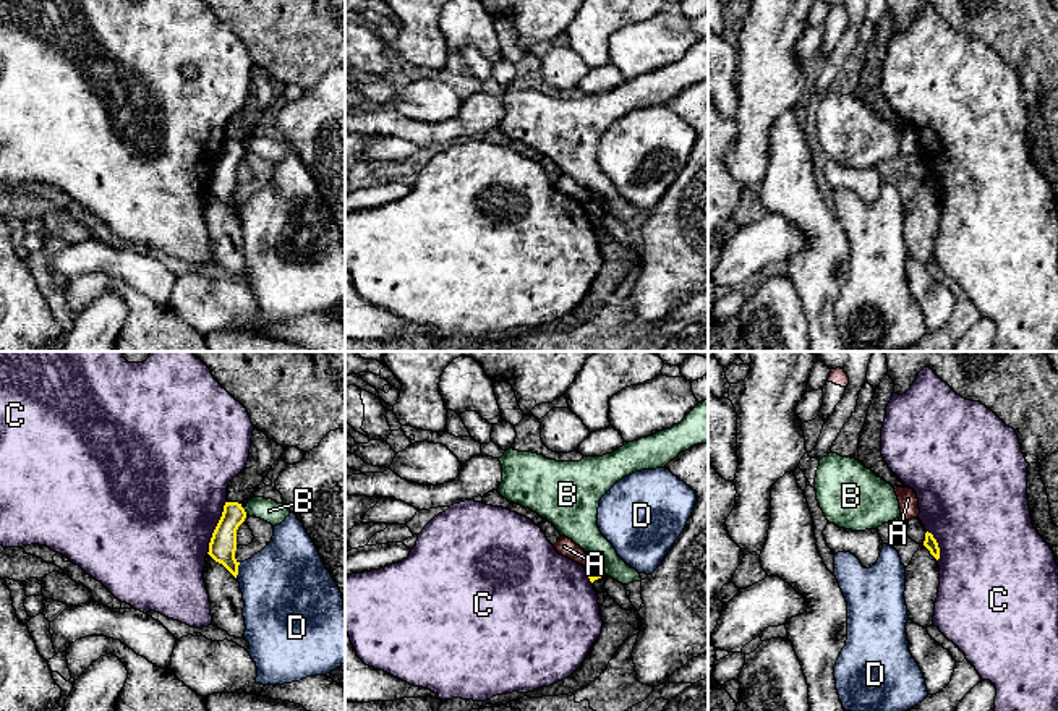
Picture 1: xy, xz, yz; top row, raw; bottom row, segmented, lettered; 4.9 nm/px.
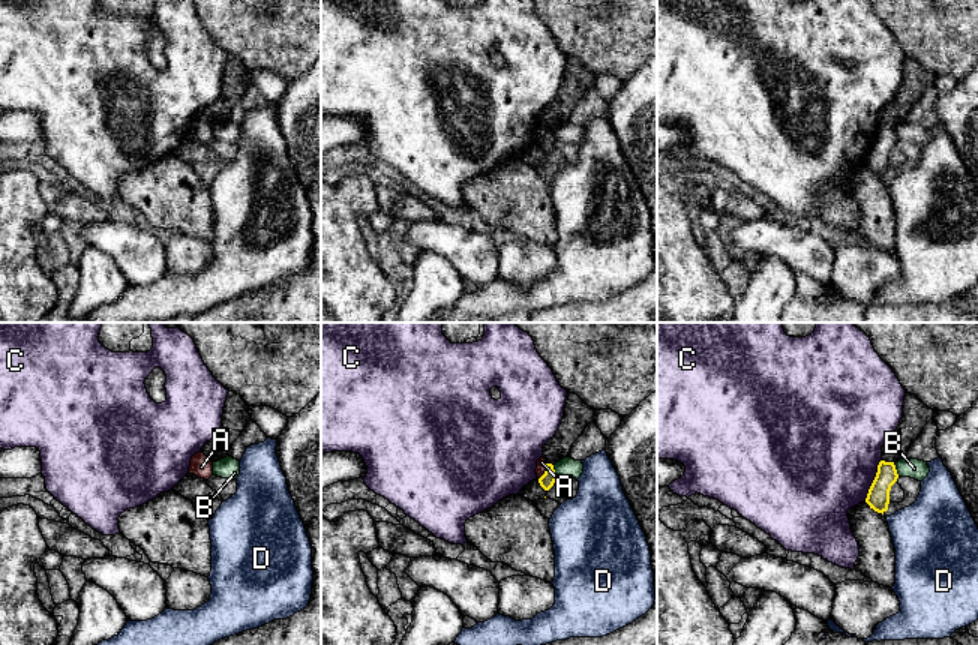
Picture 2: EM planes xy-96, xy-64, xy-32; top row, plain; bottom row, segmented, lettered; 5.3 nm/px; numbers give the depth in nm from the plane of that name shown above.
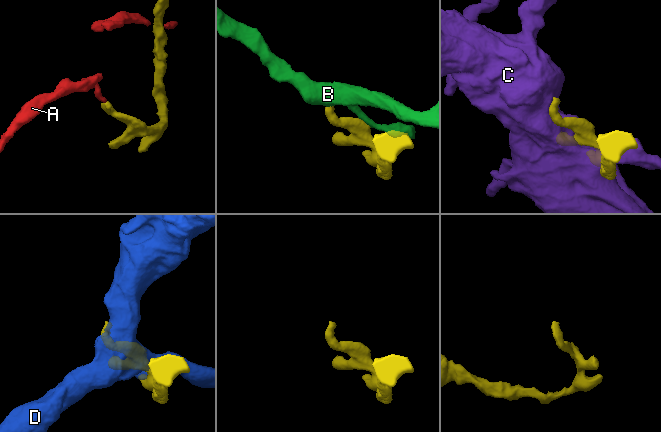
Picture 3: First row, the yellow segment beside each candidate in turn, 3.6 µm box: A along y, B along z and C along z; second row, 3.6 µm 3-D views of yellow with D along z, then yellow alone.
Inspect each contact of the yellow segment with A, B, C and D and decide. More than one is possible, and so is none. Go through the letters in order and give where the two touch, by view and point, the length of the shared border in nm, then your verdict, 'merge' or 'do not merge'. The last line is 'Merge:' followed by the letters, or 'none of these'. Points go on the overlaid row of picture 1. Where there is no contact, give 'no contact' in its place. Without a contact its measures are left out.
A: meets yellow in xz at (587, 566); contact 30 nm long; do not merge
B: meets yellow in xy at (245, 512); contact 40 nm long; do not merge
C: meets yellow in xy at (216, 527); contact 280 nm long; do not merge
D: meets yellow in xy at (237, 570); contact 80 nm long; do not merge
Merge: none of these

